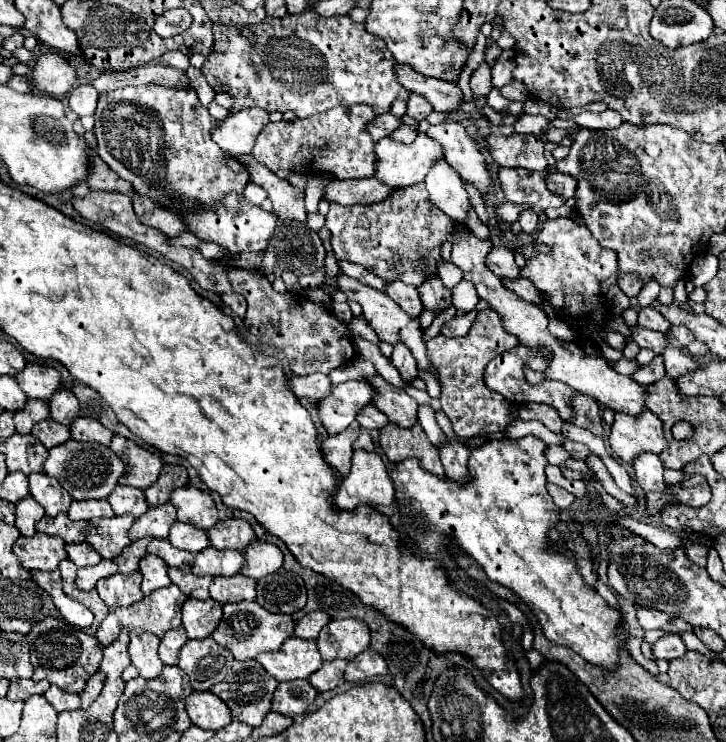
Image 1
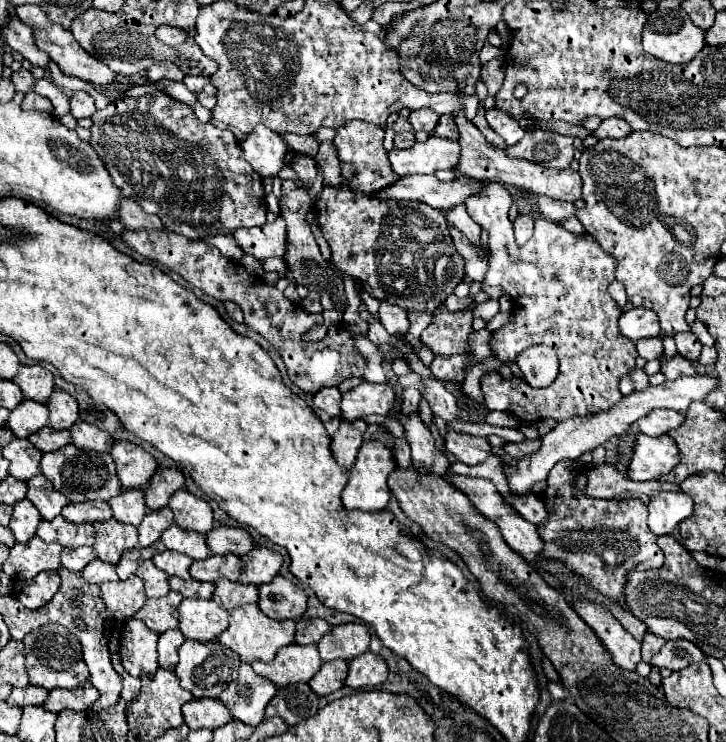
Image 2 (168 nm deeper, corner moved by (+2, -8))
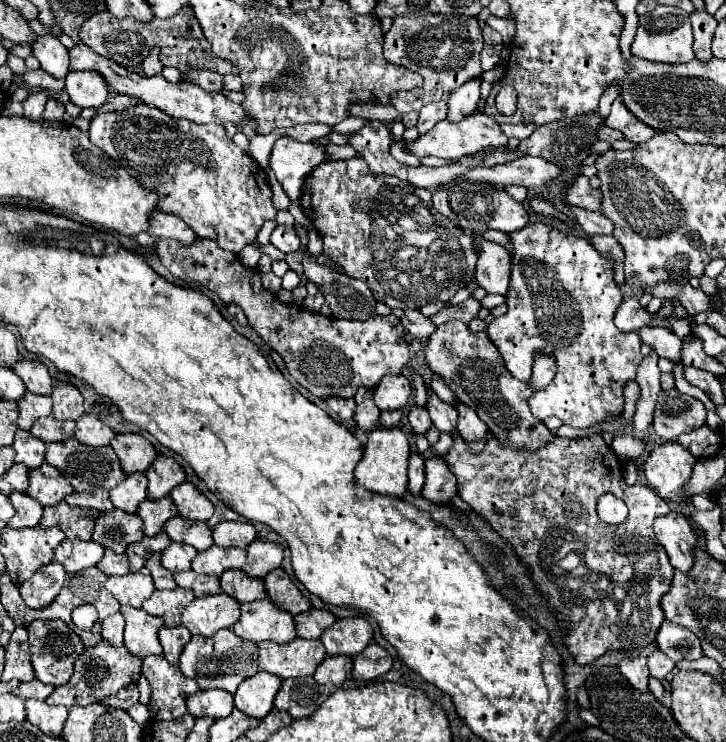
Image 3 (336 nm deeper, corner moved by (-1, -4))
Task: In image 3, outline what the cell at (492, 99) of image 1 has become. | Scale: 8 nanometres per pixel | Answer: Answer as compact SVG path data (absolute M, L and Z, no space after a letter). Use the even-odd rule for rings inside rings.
M500 124L502 132L508 136L508 138L518 138L518 140L524 140L530 136L530 132L534 132L534 124Z

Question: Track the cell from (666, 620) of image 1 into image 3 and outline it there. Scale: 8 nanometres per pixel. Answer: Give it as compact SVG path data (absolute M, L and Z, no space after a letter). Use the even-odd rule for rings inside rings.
M654 648L654 652L648 656L648 668L652 676L662 680L662 678L668 678L668 674L674 670L674 662L668 656L664 656L660 648Z

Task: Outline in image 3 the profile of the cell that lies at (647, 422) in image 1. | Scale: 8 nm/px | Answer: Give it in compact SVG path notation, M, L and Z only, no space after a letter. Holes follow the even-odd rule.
M666 442L650 452L642 474L658 496L682 504L688 500L682 488L690 478L694 464L696 460L686 448L682 448L678 442Z

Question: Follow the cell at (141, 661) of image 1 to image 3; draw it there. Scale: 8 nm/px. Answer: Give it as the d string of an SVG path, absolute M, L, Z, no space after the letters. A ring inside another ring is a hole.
M122 606L120 612L126 618L124 628L124 646L128 652L140 660L144 660L150 654L162 654L162 646L158 642L158 630L162 628L162 618L150 616L148 612L134 610Z

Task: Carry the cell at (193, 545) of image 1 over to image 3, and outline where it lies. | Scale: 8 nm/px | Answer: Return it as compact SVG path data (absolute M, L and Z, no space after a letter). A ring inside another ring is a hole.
M182 516L170 518L164 524L164 532L170 536L172 542L186 542L186 544L194 546L198 552L208 550L214 544L212 532L206 522L192 522Z

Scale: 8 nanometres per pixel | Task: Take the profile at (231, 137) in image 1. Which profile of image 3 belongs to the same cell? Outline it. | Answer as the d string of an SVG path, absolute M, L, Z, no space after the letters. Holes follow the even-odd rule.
M280 136L272 146L268 166L274 170L276 180L282 184L288 198L292 202L300 202L304 178L324 160L326 154L322 146L310 142L304 144L290 136Z

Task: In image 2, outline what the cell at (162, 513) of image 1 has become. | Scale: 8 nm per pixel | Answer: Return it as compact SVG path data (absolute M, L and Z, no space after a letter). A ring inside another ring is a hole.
M163 508L159 512L147 512L139 528L139 544L141 548L151 546L155 540L159 540L161 532L173 524L173 512L169 508Z

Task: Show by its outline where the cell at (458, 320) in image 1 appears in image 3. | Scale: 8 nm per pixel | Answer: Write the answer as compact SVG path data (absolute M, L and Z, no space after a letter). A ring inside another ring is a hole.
M450 320L438 326L428 338L426 362L432 372L440 374L446 380L460 402L478 412L480 420L504 444L510 444L512 448L534 450L546 444L546 440L554 438L544 422L534 418L528 408L528 398L532 396L528 384L516 380L506 370L502 356L498 356L498 350L490 342L478 342L478 336L470 332L468 324Z

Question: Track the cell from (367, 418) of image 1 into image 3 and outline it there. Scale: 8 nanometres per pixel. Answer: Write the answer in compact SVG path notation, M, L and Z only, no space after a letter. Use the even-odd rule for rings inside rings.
M412 452L410 460L408 460L408 490L412 494L422 492L422 480L424 480L422 464L424 464L424 458L418 452Z

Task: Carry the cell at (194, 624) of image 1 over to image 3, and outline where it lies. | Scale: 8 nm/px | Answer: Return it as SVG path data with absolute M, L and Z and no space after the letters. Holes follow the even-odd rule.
M204 596L192 600L182 612L182 626L186 626L192 634L212 636L222 628L230 628L236 624L240 616L240 604L226 596Z

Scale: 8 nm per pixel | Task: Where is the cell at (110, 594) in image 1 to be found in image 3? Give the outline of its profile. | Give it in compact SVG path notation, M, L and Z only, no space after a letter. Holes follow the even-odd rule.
M146 568L130 572L126 576L110 576L104 582L104 586L108 592L114 594L114 598L122 606L132 606L132 608L142 608L142 602L150 598L150 594L154 592L152 576Z

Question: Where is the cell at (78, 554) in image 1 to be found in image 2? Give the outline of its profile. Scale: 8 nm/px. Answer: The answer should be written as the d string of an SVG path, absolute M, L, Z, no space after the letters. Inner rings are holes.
M81 546L81 548L65 548L61 552L61 566L67 570L83 570L89 562L93 562L95 550L89 546Z

